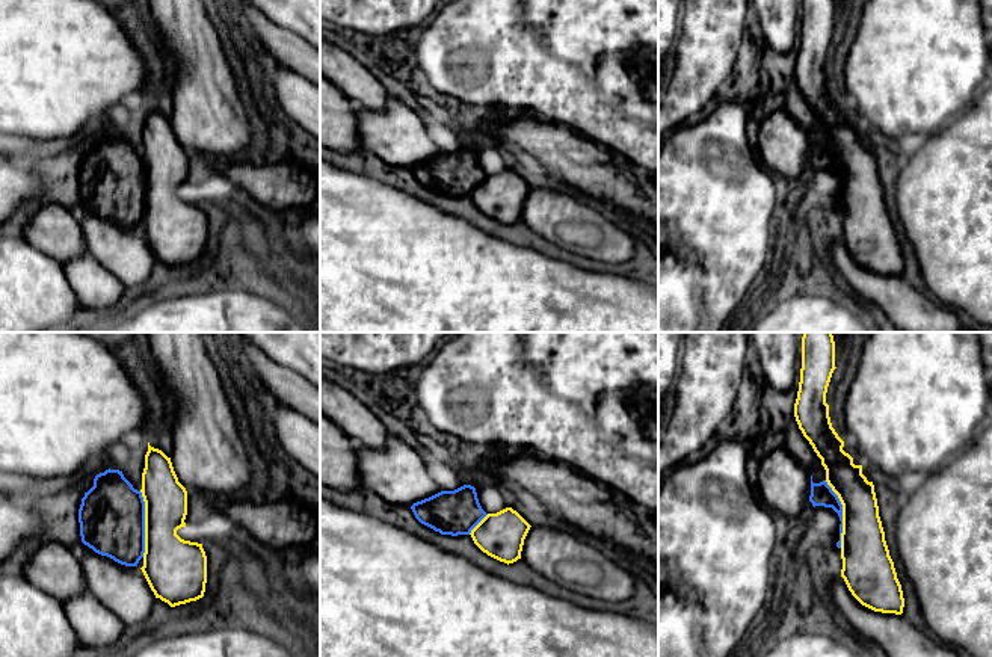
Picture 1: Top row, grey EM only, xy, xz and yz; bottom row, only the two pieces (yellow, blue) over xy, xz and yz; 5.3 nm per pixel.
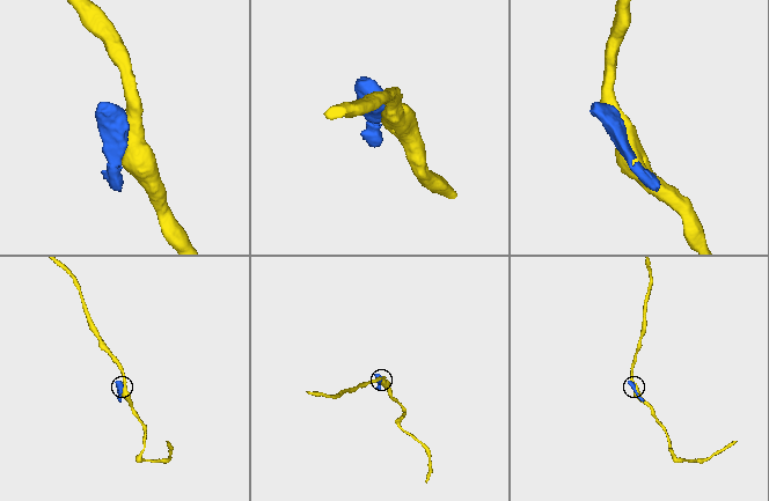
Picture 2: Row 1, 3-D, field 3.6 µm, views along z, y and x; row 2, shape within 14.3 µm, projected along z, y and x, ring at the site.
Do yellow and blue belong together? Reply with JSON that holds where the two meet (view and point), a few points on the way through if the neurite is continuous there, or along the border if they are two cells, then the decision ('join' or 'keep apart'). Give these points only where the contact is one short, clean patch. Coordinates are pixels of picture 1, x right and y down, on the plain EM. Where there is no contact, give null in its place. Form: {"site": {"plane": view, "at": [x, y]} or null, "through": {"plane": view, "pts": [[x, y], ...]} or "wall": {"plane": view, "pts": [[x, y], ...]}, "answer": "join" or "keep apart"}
{"site": {"plane": "yz", "at": [843, 175]}, "answer": "keep apart"}

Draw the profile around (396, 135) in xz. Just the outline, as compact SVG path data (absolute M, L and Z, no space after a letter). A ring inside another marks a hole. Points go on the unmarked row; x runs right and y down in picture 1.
M388 97L382 110L355 106L361 143L384 163L412 168L441 154L421 118L399 100Z

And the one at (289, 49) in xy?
M240 0L239 12L254 30L263 48L275 59L275 63L287 66L310 82L320 86L320 50L308 44L297 33L273 23L255 6Z

